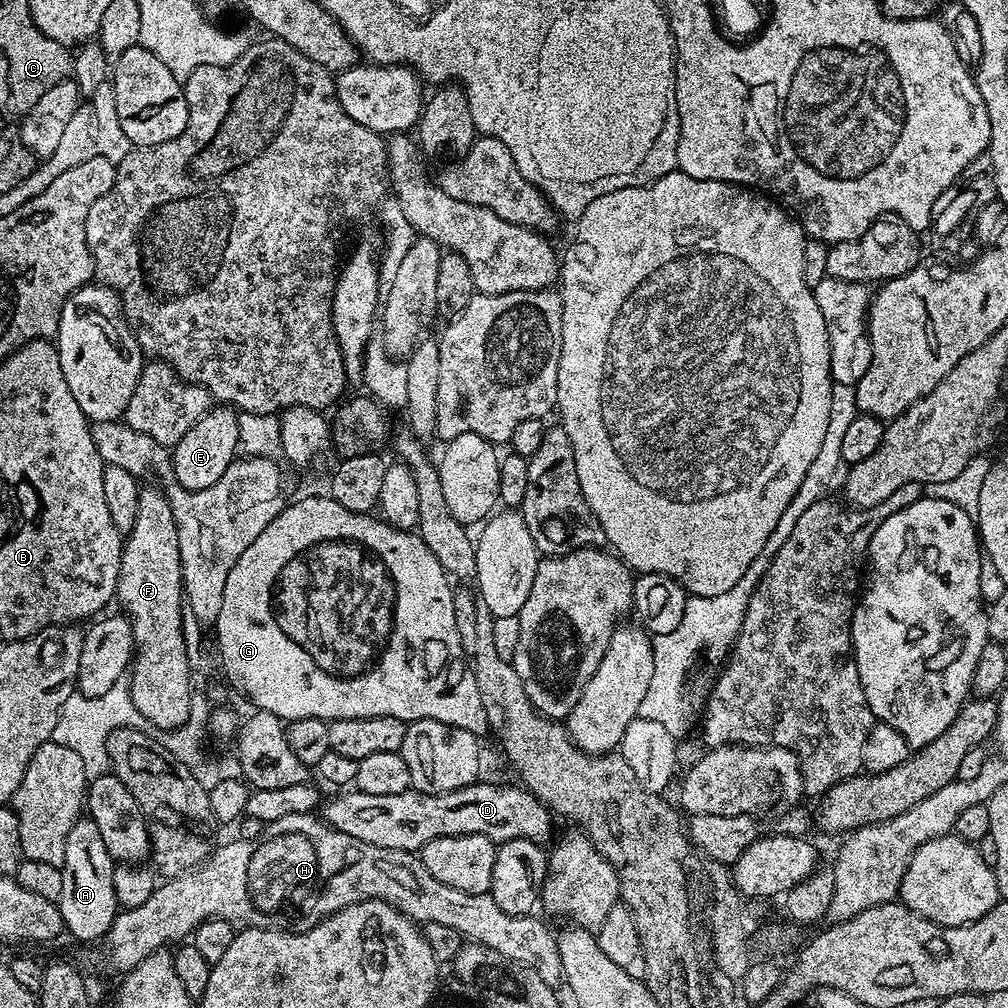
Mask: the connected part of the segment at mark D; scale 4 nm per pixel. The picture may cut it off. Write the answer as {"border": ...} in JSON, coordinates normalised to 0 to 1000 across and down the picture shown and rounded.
{"border":[[[473,776],[455,782],[449,786],[427,788],[406,784],[399,788],[363,788],[352,784],[341,784],[330,794],[322,793],[319,798],[319,812],[323,816],[339,827],[347,827],[359,835],[367,835],[367,839],[379,839],[387,843],[413,845],[423,839],[431,831],[439,829],[457,829],[458,827],[478,827],[489,835],[502,833],[528,833],[531,837],[539,838],[540,832],[548,825],[549,807],[532,791],[529,786],[519,780],[499,782],[496,778],[480,778]]]}

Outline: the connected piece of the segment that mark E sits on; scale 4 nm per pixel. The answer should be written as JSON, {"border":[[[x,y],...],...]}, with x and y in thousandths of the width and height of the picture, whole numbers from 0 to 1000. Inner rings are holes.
{"border":[[[211,403],[206,410],[170,445],[171,470],[174,479],[181,481],[185,486],[204,486],[204,482],[212,482],[231,456],[235,455],[238,444],[238,415],[235,406],[230,403]]]}

